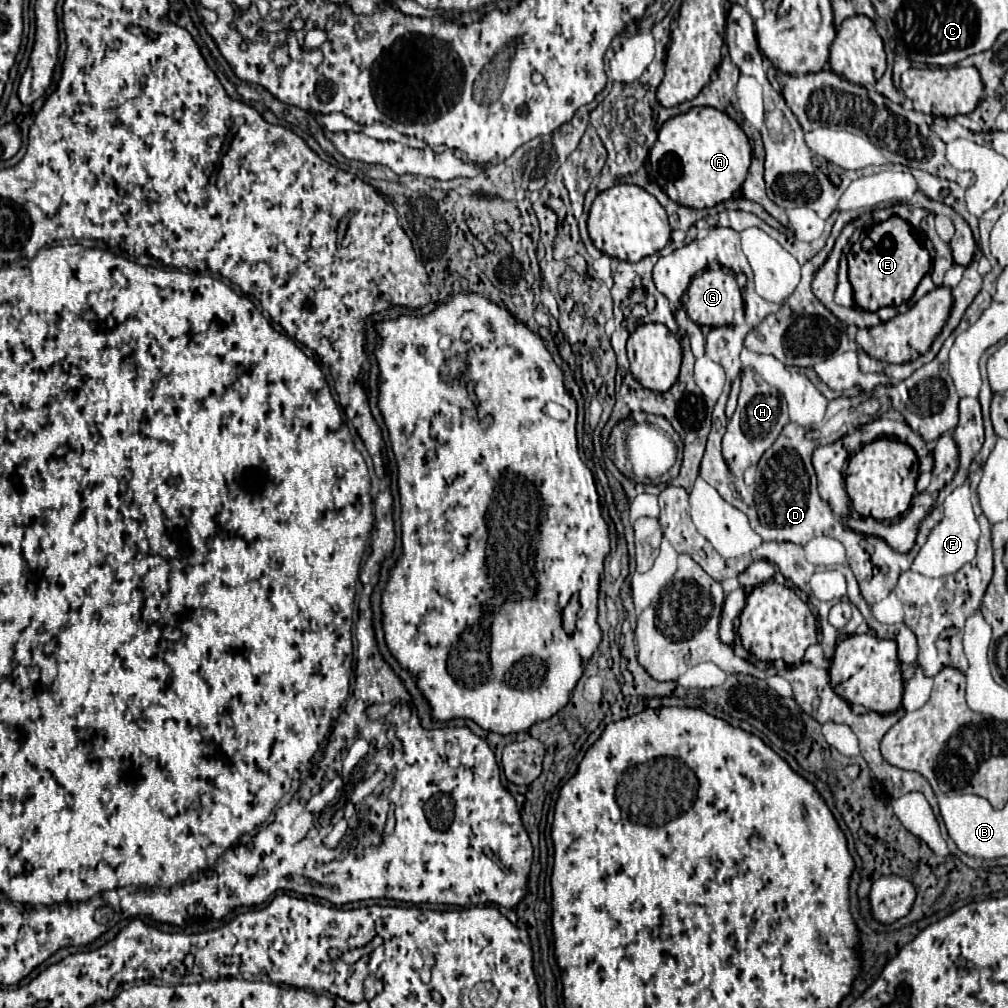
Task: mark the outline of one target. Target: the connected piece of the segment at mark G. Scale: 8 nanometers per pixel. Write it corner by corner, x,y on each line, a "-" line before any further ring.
705,270
699,276
693,276
689,290
687,290
687,304
685,310
693,322
699,326
729,326
733,322
733,314
743,308
743,298
741,290
735,282
735,274
729,270

